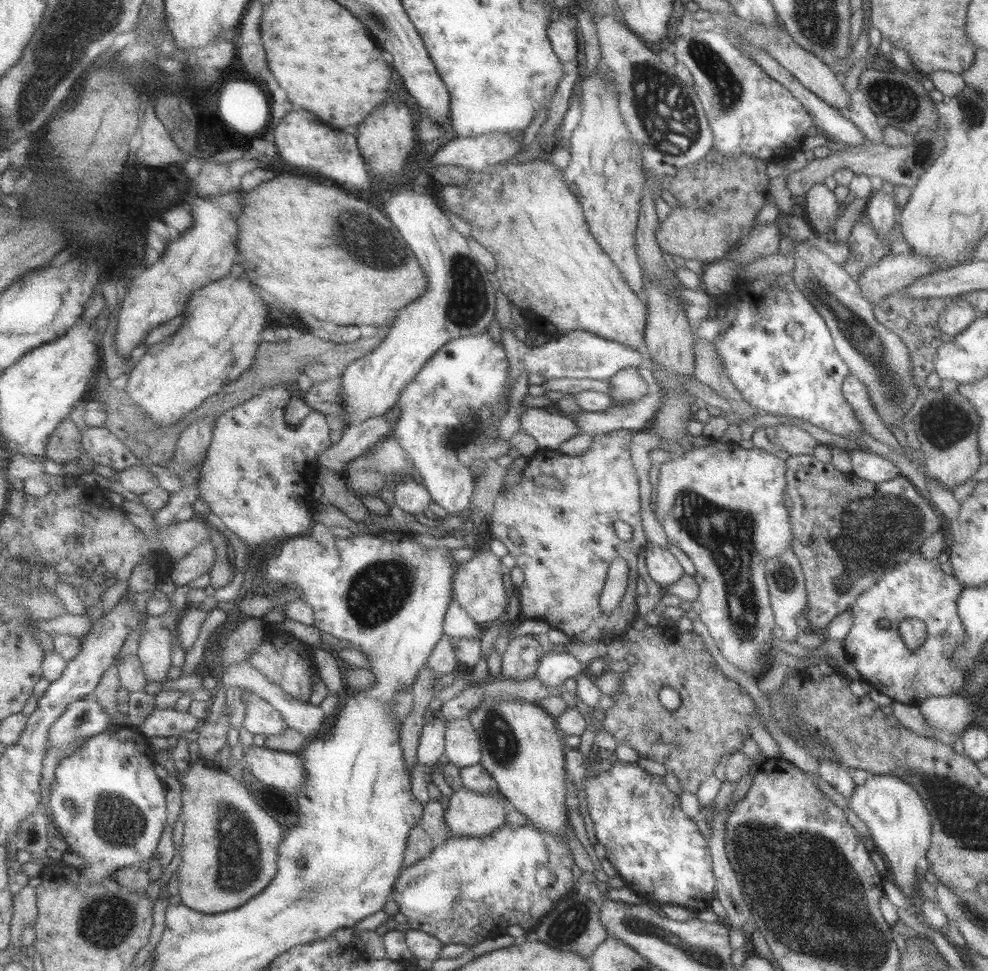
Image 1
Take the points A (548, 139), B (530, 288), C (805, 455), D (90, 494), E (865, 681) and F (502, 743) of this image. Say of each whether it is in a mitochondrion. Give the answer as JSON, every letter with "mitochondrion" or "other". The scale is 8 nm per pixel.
{"A":"other","B":"other","C":"other","D":"other","E":"other","F":"mitochondrion"}

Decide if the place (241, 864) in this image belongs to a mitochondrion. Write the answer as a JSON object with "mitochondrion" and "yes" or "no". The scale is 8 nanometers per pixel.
{"mitochondrion":"yes"}

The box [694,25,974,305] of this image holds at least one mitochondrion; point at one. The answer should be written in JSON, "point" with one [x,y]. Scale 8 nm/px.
{"point":[897,102]}

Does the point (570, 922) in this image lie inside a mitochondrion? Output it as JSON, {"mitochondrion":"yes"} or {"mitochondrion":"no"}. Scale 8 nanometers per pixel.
{"mitochondrion":"yes"}

